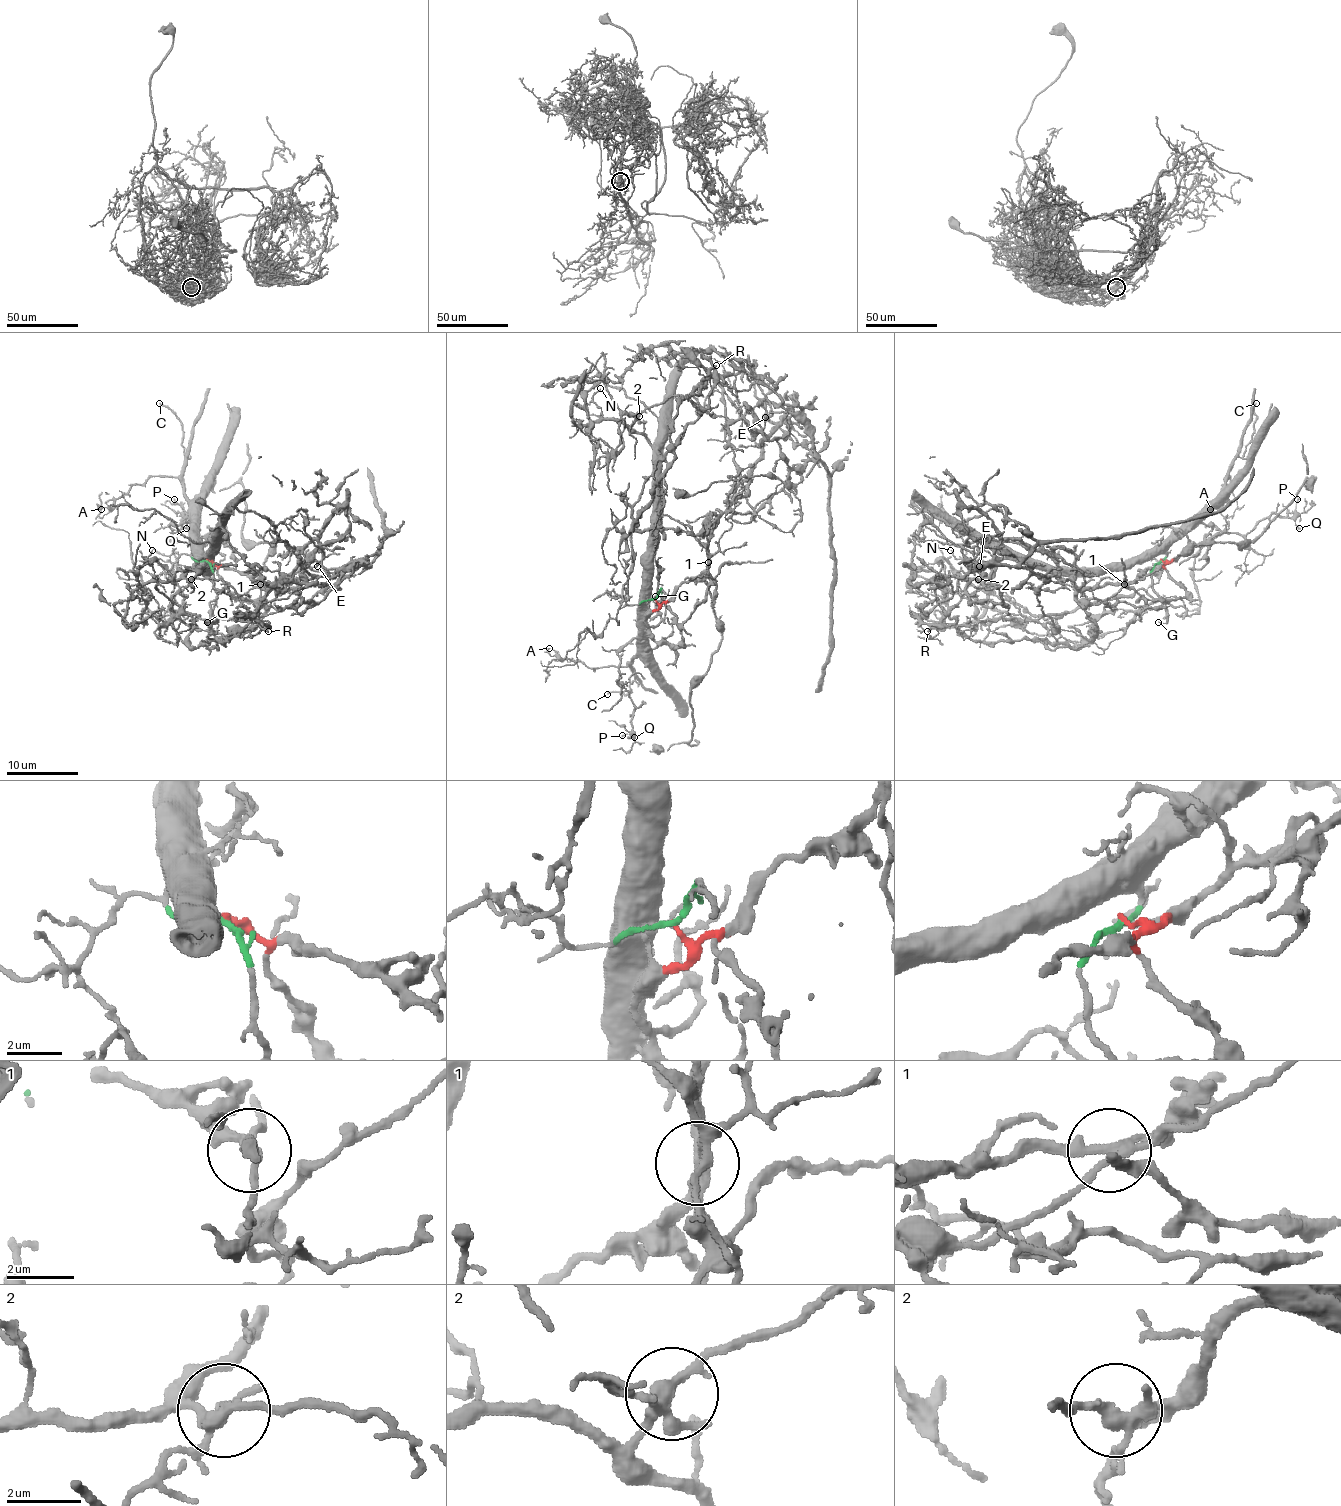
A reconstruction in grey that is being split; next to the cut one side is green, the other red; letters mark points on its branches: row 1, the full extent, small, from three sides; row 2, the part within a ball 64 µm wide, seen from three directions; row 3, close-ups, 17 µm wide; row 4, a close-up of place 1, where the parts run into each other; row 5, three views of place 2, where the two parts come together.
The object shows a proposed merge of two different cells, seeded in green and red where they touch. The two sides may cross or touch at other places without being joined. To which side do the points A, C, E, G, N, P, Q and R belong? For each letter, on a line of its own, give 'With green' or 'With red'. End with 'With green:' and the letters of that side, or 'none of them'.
A: With green
C: With green
E: With red
G: With green
N: With green
P: With green
Q: With green
R: With green
With green: A, C, G, N, P, Q, R

